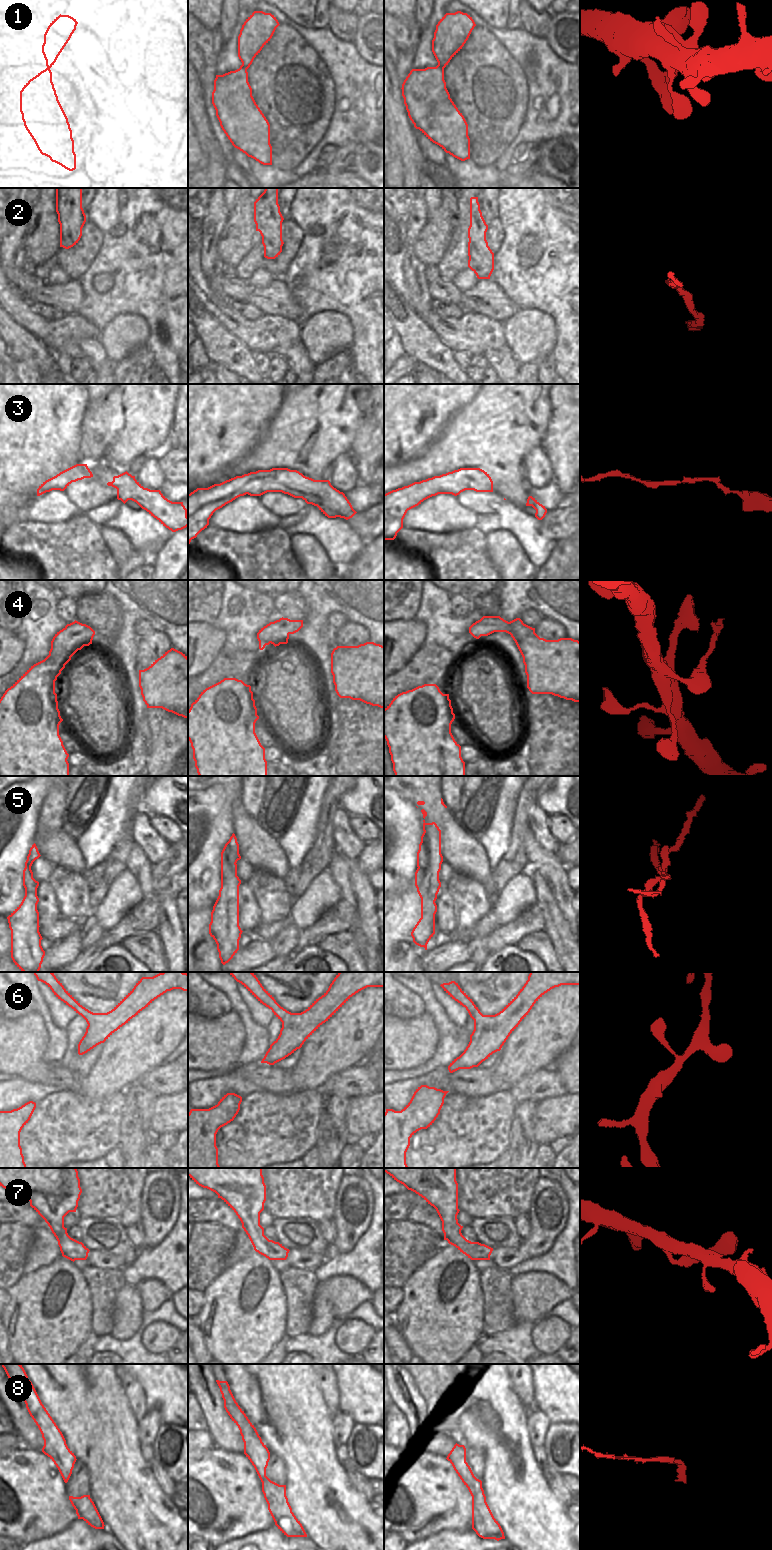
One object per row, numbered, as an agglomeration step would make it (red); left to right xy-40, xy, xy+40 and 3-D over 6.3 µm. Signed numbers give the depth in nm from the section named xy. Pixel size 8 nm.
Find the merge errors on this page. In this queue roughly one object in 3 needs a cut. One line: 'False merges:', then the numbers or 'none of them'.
False merges: 4, 5

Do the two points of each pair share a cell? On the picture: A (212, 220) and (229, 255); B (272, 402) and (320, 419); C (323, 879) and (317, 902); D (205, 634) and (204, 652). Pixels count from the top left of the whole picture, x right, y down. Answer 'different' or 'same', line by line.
A: different
B: different
C: same
D: same

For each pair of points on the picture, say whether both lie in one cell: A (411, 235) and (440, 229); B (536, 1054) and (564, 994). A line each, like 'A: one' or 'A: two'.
A: two
B: one

